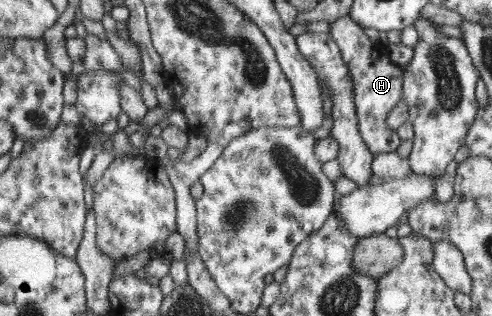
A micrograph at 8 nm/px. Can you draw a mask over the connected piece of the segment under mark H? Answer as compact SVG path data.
M349 16L330 22L329 35L335 37L342 58L351 69L355 83L355 105L359 115L359 131L372 155L396 152L401 143L397 130L388 126L391 111L402 101L402 69L392 63L388 51L380 51L376 43Z

